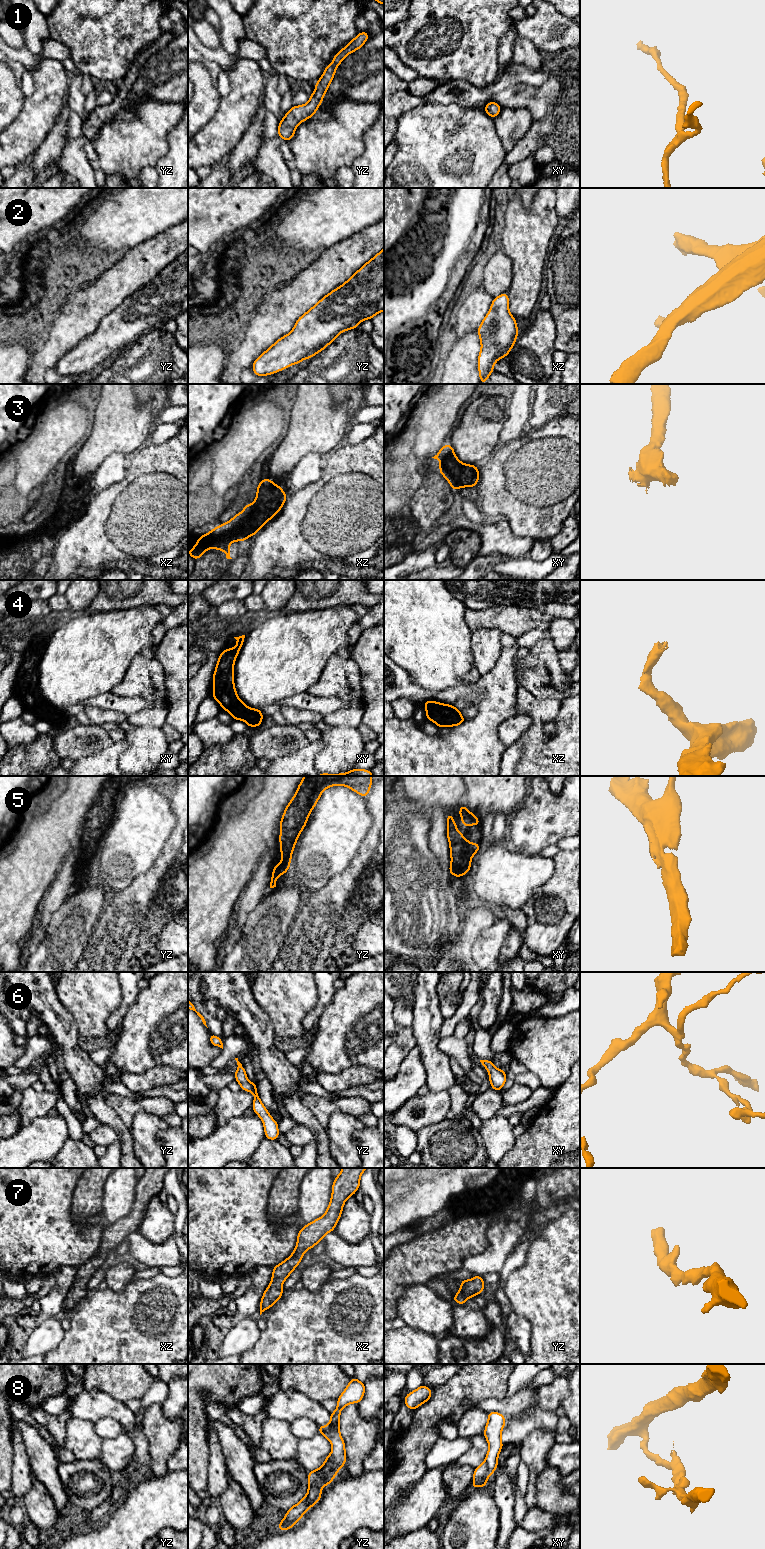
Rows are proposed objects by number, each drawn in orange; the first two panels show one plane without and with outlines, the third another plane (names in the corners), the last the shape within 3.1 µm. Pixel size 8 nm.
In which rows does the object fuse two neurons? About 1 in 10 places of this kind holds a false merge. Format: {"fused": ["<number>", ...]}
{"fused": []}

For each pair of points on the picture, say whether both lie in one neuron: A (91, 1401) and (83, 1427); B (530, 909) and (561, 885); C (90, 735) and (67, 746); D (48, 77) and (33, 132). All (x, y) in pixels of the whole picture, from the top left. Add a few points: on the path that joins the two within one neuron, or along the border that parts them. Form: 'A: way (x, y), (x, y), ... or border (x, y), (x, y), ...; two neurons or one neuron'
A: border (72, 1417), (86, 1419), (92, 1423); two neurons
B: way (538, 907), (554, 893); one neuron
C: way (84, 741), (73, 744); one neuron
D: way (48, 91), (48, 99), (36, 118); one neuron

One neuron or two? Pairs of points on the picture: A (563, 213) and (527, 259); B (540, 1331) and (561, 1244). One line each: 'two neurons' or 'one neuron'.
A: two neurons
B: one neuron

